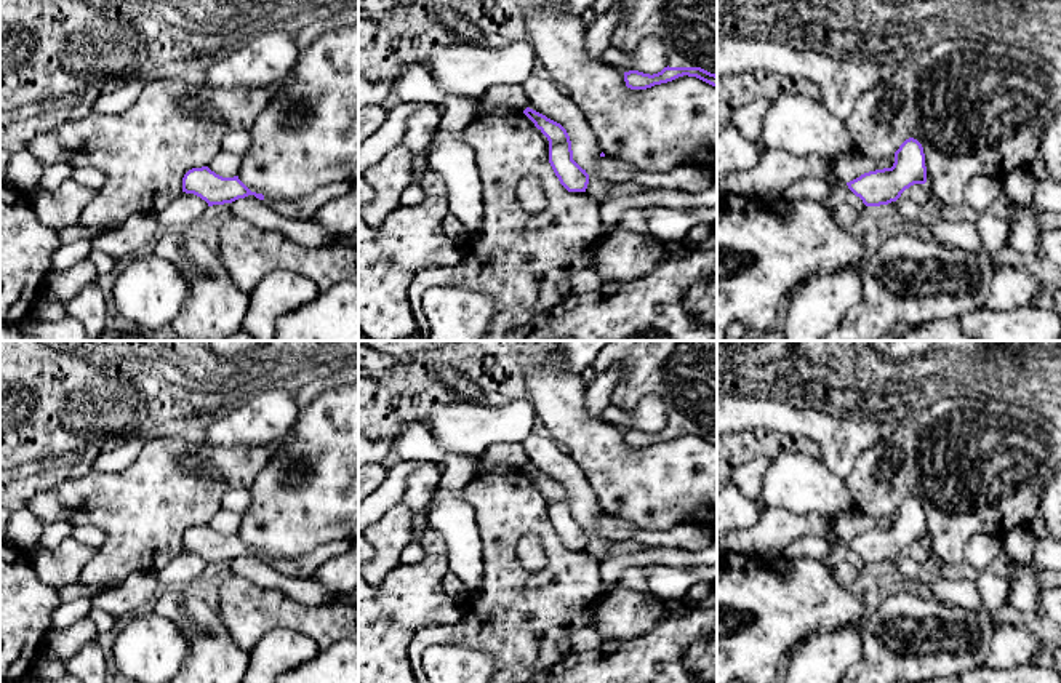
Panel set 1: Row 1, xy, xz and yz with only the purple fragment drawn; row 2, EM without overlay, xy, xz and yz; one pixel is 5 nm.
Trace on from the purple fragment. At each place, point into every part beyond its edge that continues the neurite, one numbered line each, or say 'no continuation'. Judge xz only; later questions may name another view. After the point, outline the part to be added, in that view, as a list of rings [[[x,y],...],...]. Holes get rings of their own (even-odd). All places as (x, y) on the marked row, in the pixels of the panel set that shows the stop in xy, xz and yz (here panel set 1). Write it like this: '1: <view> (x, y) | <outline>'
1: xz (687, 29) | [[[595,0],[592,10],[624,13],[611,37],[611,46],[624,54],[634,54],[643,40],[659,40],[669,67],[701,67],[717,75],[717,0]]]

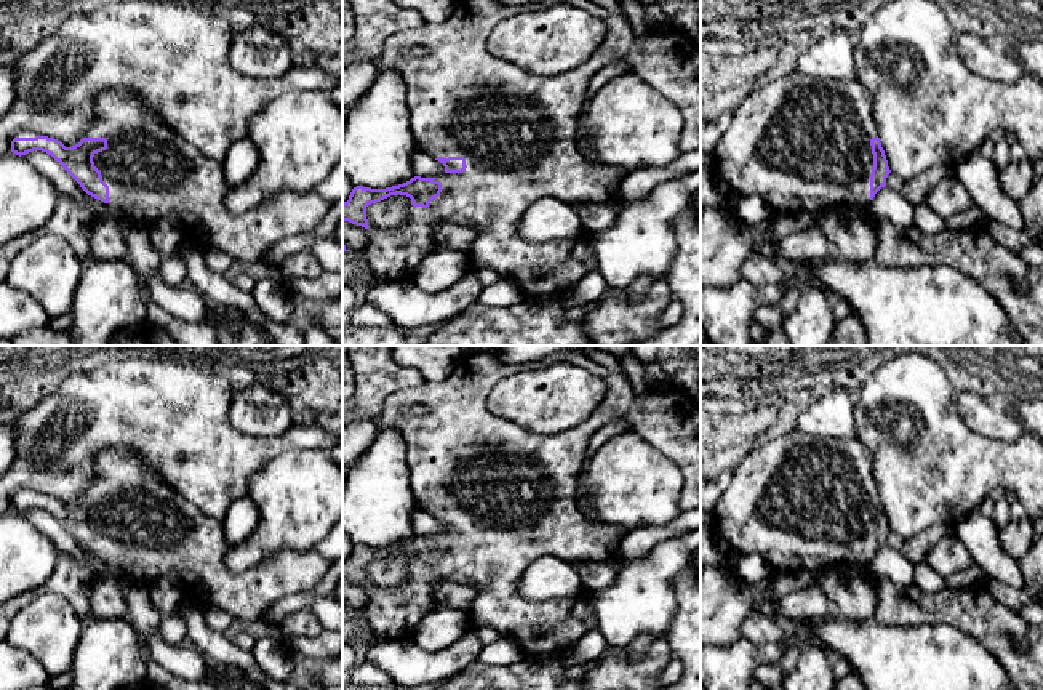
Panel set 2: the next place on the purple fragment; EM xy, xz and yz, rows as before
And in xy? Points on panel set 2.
1: xy (151, 172) | [[[123,88],[102,91],[94,101],[96,117],[86,128],[83,138],[106,138],[107,149],[94,154],[94,166],[101,171],[102,181],[109,186],[109,205],[118,210],[123,219],[149,227],[165,216],[176,215],[187,234],[187,239],[205,248],[224,251],[234,261],[261,264],[266,253],[282,239],[312,232],[326,216],[333,202],[317,192],[296,194],[282,192],[264,202],[261,207],[242,215],[232,215],[226,208],[226,195],[232,186],[226,181],[222,163],[205,157],[195,146],[182,139],[157,117],[134,93]]]

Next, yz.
1: yz (802, 143) | [[[798,70],[758,85],[734,110],[729,128],[718,141],[710,166],[741,195],[760,195],[773,213],[817,213],[843,207],[867,207],[873,154],[870,139],[877,138],[872,115],[872,94],[857,80],[822,80]]]

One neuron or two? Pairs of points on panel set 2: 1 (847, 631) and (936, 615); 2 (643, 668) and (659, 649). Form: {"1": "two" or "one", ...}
{"1": "two", "2": "one"}

